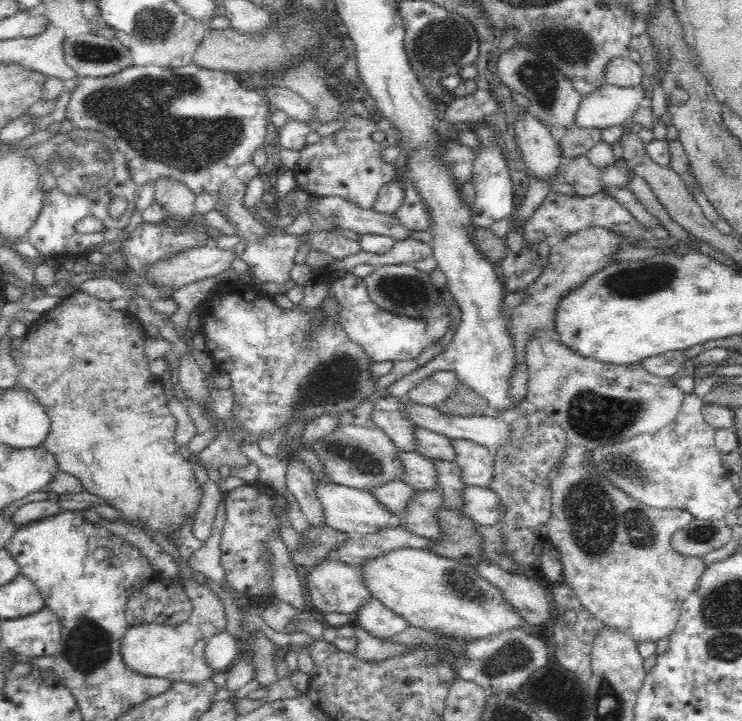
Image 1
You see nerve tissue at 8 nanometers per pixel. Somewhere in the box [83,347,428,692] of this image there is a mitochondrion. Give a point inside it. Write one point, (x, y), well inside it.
(339, 379)

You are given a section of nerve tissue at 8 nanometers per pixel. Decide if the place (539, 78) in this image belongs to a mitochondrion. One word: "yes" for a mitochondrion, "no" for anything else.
yes

